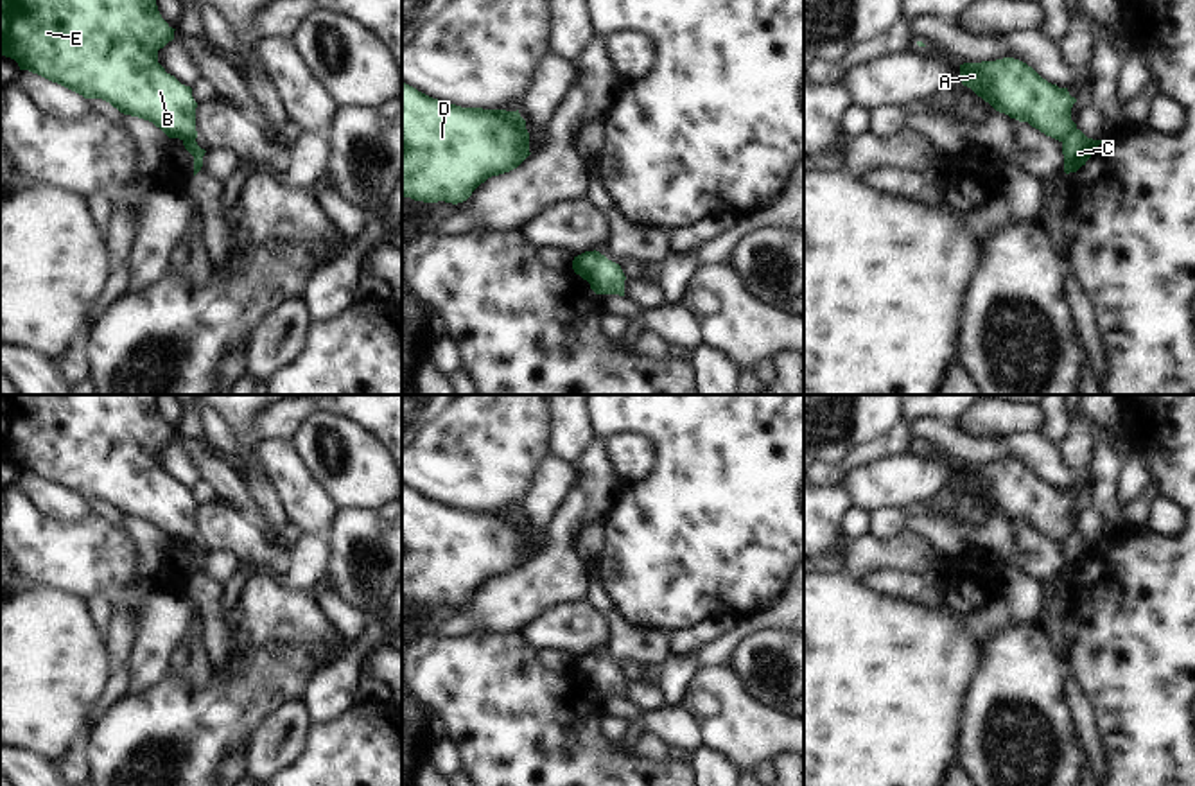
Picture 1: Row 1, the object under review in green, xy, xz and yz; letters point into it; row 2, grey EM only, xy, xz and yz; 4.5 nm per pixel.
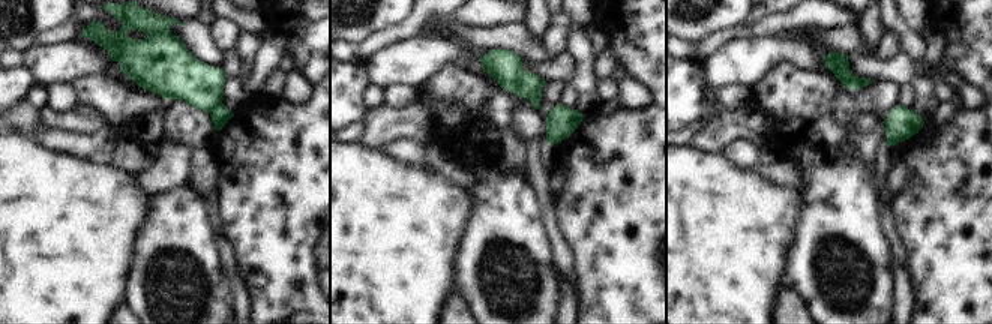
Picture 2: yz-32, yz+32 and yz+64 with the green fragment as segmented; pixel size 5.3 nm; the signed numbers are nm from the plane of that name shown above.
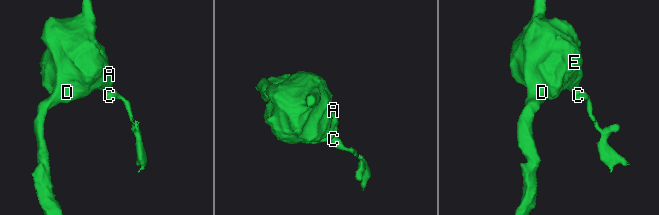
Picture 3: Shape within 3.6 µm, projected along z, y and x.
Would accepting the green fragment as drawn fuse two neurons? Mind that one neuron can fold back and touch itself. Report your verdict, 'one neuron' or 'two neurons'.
two neurons

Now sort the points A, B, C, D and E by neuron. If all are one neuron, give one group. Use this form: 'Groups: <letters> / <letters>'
Groups: A B D E / C.

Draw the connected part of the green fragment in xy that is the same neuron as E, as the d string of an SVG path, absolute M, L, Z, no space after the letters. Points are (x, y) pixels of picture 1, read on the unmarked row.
M0 395L0 458L84 501L102 501L124 517L149 522L169 540L196 542L192 490L158 465L158 452L174 441L174 432L158 413L156 395Z

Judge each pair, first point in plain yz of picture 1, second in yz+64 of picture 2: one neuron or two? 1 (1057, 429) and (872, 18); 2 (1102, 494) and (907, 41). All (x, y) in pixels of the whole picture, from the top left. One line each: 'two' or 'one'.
1: one
2: one

